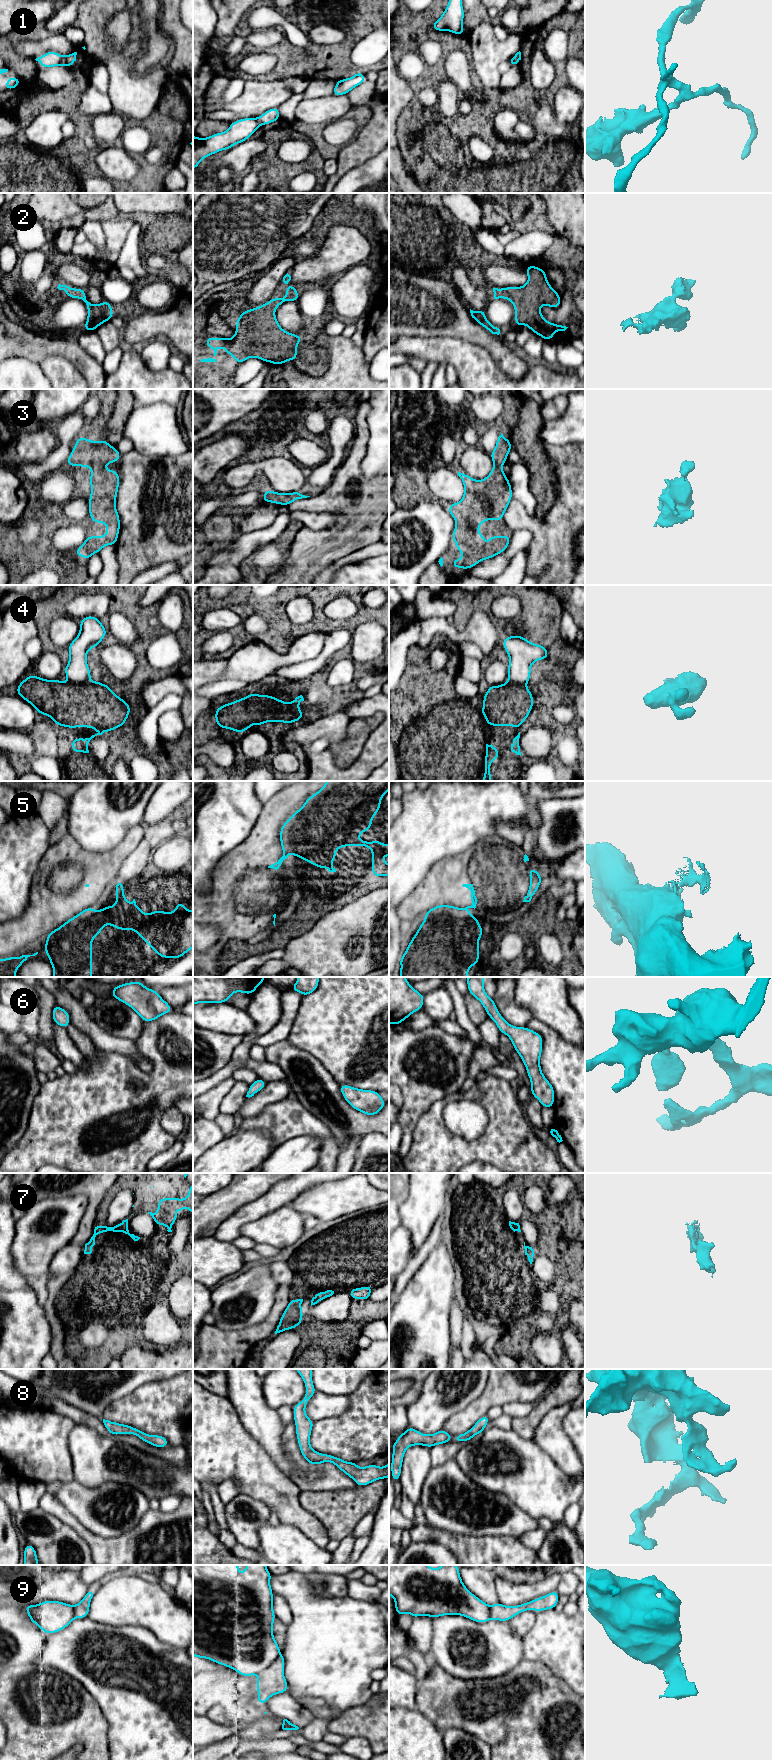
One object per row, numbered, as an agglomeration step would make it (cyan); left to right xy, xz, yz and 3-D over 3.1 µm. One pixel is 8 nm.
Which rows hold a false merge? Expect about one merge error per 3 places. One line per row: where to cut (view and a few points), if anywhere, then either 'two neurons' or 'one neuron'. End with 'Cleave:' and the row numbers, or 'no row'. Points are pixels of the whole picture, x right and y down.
1: cut in xy along (63, 56), (59, 64); two neurons
2: no cut; one neuron
3: no cut; one neuron
4: cut in xy along (68, 680), (74, 683), (89, 681); two neurons
5: cut in xz along (281, 857), (283, 859); two neurons
6: no cut; one neuron
7: no cut; one neuron
8: no cut; one neuron
9: cut in xz along (280, 1654), (259, 1674); two neurons
Cleave: 1, 4, 5, 9

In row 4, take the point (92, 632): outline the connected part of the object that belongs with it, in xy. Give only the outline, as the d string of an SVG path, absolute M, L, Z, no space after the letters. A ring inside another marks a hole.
M85 616L80 620L79 634L67 647L70 659L64 668L64 673L68 681L76 684L90 681L91 670L87 665L87 653L91 648L96 648L106 634L107 629L104 628L99 618Z

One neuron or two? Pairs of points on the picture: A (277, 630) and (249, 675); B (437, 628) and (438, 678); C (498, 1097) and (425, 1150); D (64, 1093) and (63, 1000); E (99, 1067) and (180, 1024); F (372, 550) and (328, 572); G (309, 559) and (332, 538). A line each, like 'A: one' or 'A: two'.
A: two
B: two
C: one
D: two
E: one
F: one
G: one

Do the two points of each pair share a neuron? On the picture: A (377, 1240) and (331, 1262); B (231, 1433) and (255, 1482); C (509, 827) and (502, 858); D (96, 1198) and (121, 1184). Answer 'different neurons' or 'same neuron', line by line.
A: same neuron
B: same neuron
C: different neurons
D: different neurons

